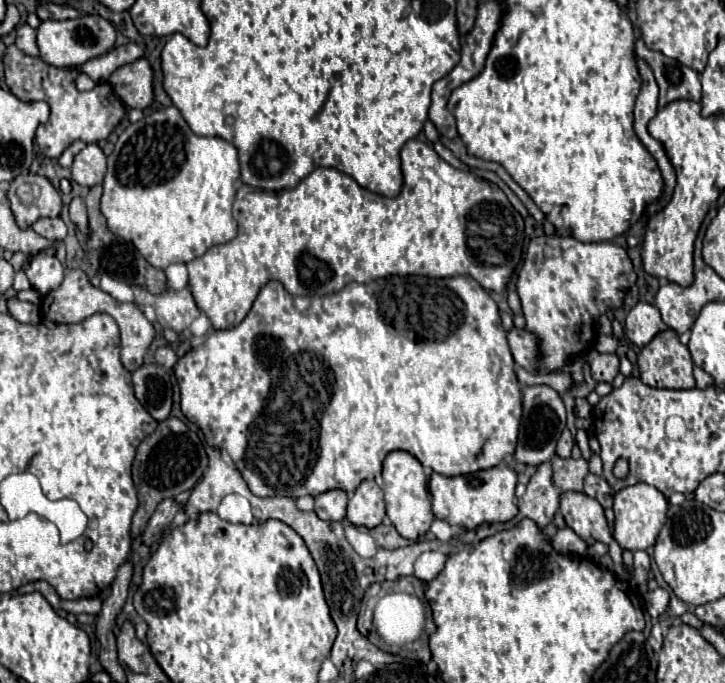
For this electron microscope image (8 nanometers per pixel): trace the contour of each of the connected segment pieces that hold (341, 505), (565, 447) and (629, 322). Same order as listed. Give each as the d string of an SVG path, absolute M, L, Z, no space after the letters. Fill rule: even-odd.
M328 490L316 496L316 516L322 520L342 520L346 516L348 496L344 490Z
M564 430L564 432L562 432L562 436L560 436L560 440L558 440L556 454L558 454L560 458L568 458L568 456L570 456L570 450L572 450L572 446L574 446L572 434L570 434L568 430Z
M638 302L626 316L624 322L624 332L630 344L644 348L646 344L652 342L656 334L664 330L664 322L660 318L660 312L646 302Z

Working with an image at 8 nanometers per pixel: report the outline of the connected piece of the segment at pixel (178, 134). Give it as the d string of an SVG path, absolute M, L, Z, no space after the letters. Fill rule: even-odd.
M168 106L120 134L108 156L100 210L112 234L132 242L152 266L164 270L176 262L192 262L210 246L236 236L232 202L238 178L236 146L224 138L194 134L182 114Z

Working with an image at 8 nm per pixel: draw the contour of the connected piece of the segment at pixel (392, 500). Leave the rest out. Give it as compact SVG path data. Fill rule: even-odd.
M396 450L386 456L382 478L384 478L386 516L392 520L392 524L396 526L400 536L404 536L408 540L420 540L434 522L430 492L428 492L428 478L426 478L422 464L412 454Z

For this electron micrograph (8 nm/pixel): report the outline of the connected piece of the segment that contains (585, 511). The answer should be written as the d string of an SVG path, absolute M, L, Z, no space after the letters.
M568 492L560 498L560 514L568 528L572 528L582 540L592 542L592 538L609 546L609 555L614 562L614 573L621 580L628 580L630 573L622 561L622 552L612 537L612 532L604 518L604 508L588 498L584 492Z

